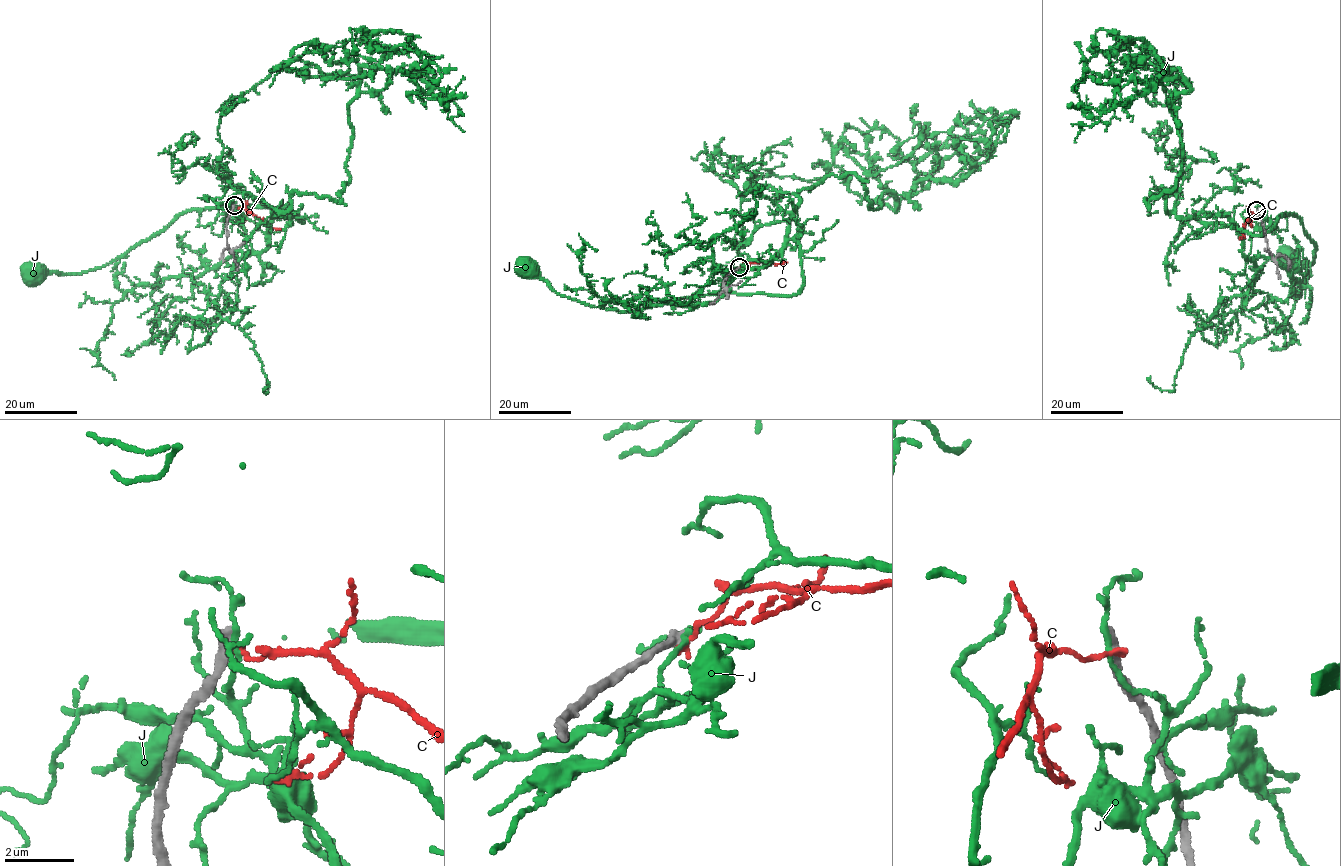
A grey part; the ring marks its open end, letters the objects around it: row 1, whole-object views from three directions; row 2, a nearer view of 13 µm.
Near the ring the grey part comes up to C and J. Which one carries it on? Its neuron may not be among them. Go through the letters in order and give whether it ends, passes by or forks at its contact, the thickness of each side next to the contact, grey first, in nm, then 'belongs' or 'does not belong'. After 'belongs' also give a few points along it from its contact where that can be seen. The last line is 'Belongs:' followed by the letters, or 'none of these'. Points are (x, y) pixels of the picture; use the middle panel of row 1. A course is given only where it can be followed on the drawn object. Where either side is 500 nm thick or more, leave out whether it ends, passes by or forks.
C: it ends there; 360 nm thick on the grey side, 150 nm on the other; does not belong
J: it passes by; 320 nm thick on the grey side, 140 nm on the other; does not belong
Belongs: none of these

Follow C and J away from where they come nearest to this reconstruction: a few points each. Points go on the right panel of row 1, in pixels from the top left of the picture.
C: (1257, 212), (1249, 213), (1243, 235), (1238, 239)
J: (1256, 211), (1246, 258), (1236, 225), (1208, 216), (1261, 235), (1299, 215), (1315, 254), (1308, 265), (1285, 257)

